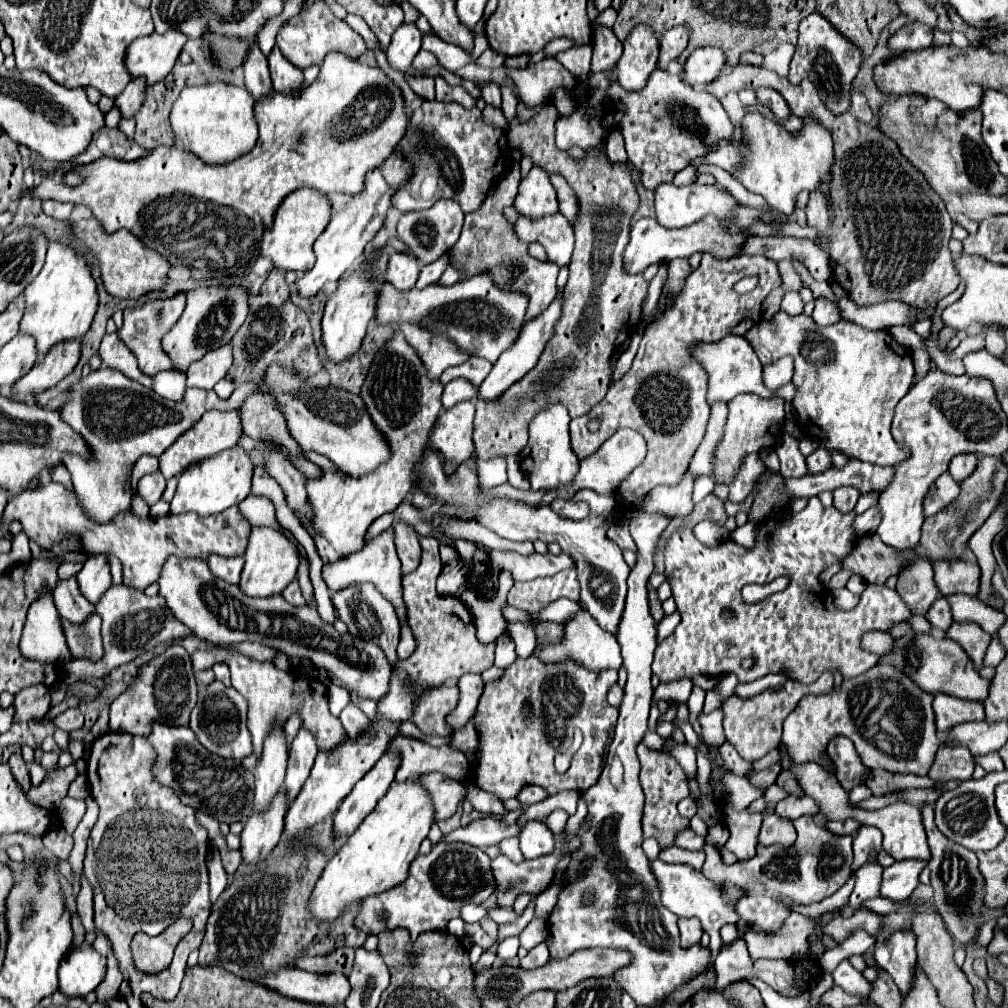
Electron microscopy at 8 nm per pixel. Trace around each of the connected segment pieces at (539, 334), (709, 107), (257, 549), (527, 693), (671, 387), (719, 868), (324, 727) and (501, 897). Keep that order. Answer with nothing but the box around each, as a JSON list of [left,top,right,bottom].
[[479,294,563,400],[555,68,733,190],[239,528,297,596],[471,656,617,800],[571,254,781,506],[703,816,853,932],[191,650,347,758],[491,838,579,908]]

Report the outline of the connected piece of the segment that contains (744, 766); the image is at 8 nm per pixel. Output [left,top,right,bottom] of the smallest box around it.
[719,742,752,778]

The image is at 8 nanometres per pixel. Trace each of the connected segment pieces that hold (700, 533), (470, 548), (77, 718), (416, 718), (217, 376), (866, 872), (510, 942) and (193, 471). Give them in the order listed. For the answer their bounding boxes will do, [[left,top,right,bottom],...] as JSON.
[[693,522,729,546],[455,540,475,560],[53,708,83,732],[413,684,457,736],[187,344,231,390],[849,862,883,910],[497,936,519,960],[171,444,253,516]]

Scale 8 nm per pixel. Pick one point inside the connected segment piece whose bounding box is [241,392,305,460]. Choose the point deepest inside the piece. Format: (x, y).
(262, 419)

